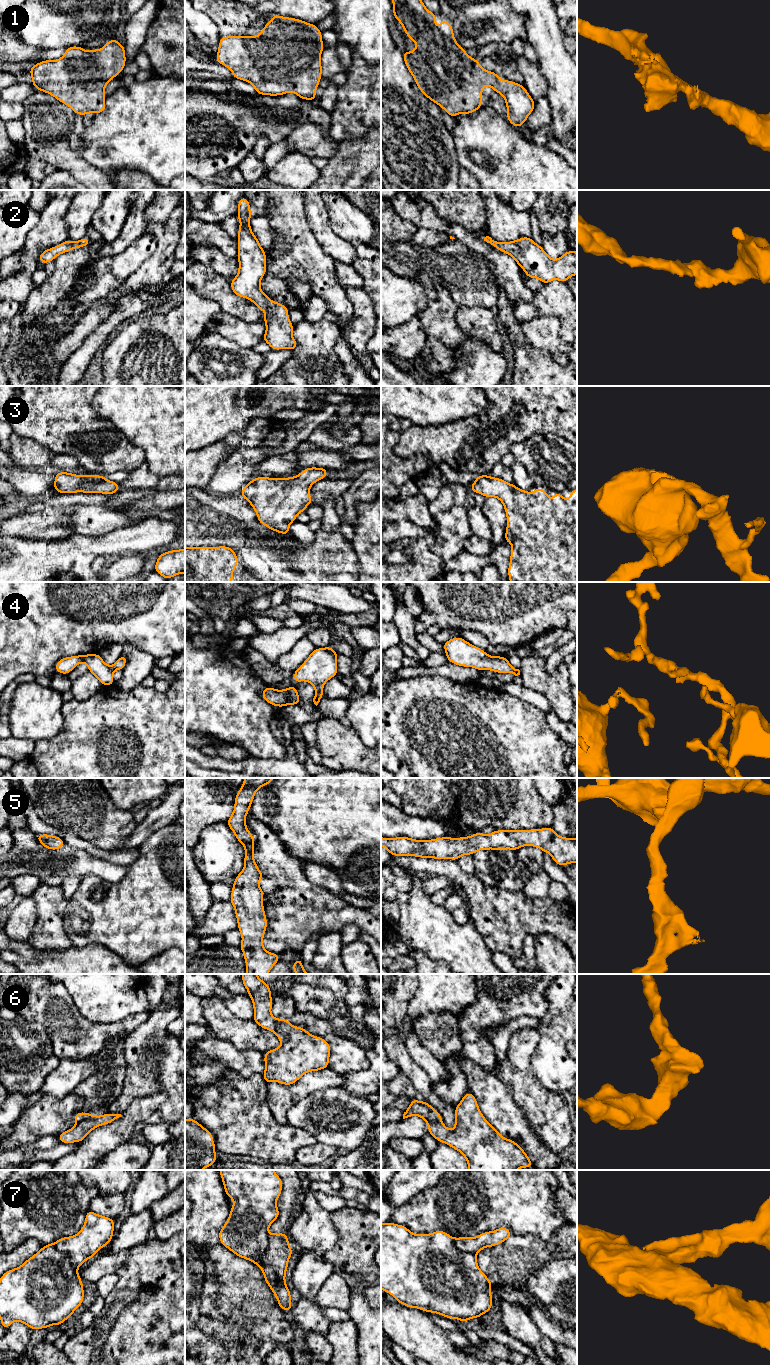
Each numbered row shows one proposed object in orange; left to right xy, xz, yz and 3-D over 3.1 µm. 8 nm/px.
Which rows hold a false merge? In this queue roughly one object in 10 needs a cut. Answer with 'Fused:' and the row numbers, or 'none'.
Fused: 6, 7

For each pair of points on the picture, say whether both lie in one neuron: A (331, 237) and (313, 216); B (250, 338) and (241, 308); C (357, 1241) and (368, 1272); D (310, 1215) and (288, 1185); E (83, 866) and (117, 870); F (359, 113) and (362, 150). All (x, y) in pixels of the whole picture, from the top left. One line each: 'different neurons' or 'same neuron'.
A: same neuron
B: different neurons
C: same neuron
D: different neurons
E: same neuron
F: different neurons

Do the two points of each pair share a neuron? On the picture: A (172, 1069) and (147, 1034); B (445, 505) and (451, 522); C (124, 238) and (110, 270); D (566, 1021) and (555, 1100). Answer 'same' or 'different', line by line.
A: same
B: different
C: different
D: different

